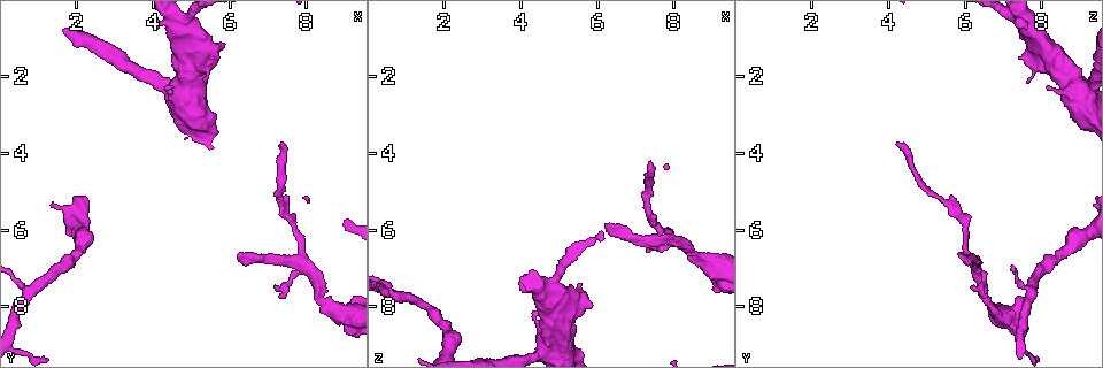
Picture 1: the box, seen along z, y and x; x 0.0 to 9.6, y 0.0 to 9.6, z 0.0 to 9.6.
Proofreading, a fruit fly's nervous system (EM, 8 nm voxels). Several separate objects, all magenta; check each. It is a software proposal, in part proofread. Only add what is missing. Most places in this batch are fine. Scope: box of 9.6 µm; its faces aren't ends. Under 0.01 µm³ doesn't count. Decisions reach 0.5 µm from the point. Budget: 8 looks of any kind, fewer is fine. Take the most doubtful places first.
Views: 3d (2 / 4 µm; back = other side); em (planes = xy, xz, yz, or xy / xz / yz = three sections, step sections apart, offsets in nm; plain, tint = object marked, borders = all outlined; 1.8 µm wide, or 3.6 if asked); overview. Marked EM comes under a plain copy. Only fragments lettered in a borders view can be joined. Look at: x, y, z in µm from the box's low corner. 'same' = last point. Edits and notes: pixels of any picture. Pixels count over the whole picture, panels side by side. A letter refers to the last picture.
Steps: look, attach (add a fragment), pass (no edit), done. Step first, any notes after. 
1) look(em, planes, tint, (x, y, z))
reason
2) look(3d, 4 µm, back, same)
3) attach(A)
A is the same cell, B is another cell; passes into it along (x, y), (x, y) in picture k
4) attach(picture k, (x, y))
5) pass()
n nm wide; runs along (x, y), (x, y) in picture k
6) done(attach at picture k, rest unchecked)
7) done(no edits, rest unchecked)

look(em, xz, step 16, borders, (6.25, 6.65, 5.85))
branch stops here

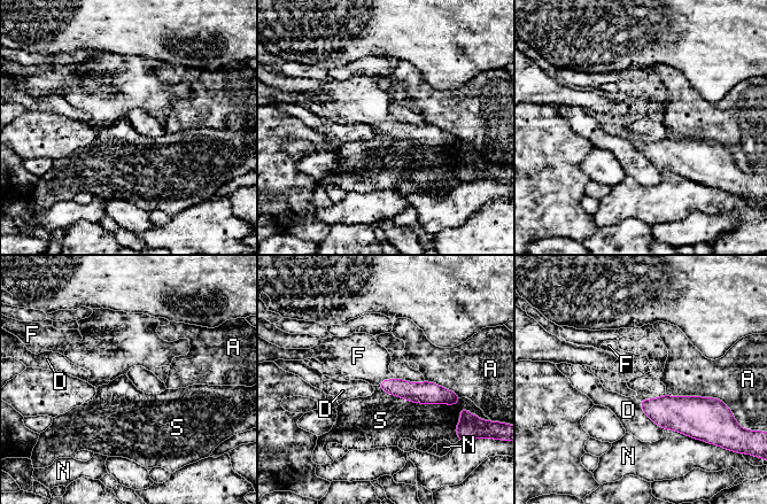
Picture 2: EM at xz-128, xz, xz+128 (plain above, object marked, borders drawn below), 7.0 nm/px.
attach(picture 2, (359, 356))
F is the same cell, A, D, N and S are other cells; passes into it along (418, 393), (386, 380), (359, 356) in picture 2; it goes on there

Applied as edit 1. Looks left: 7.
look(em, planes, borders, (7.35, 3.80, 4.25))
an open end

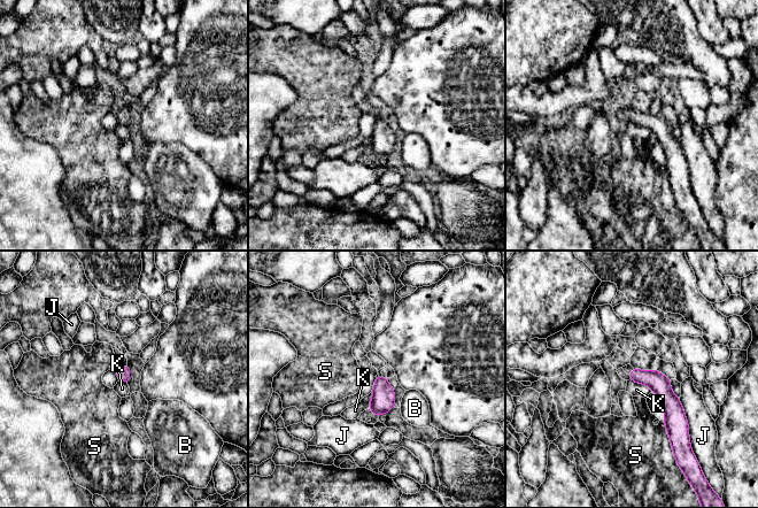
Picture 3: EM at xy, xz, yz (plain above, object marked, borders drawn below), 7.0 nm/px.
pass()
B, J, K and S are other cells; runs along (634, 371), (671, 402), (678, 432) in picture 3; none of them fits

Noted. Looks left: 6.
look(3d, 2 µm, back, (4.05, 0.70, 7.30))
an open end

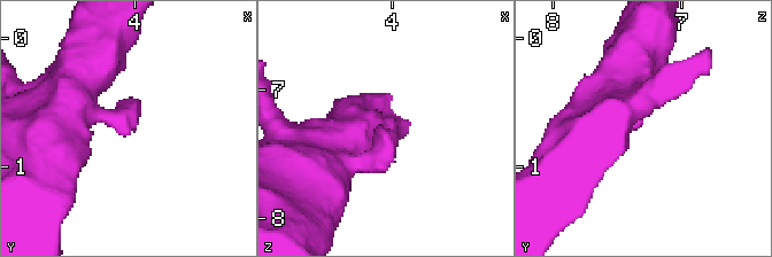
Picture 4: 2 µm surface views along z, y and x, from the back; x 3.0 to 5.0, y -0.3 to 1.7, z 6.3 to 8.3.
look(em, xz, step 16, borders, (4.00, 0.68, 7.38))

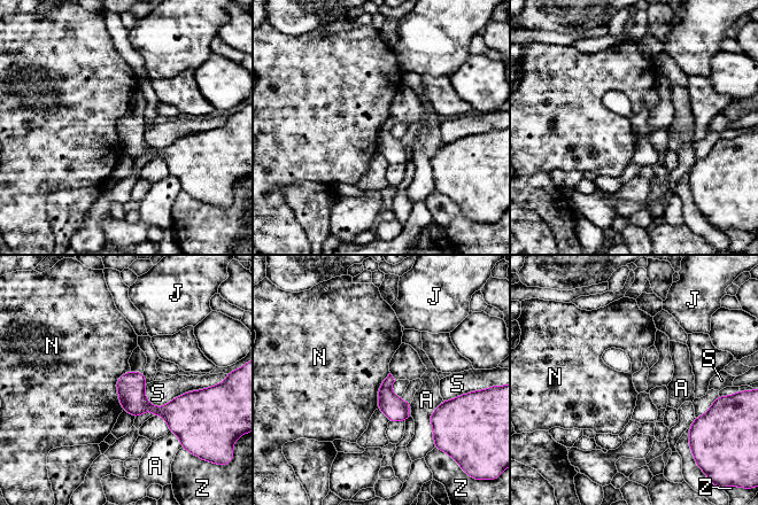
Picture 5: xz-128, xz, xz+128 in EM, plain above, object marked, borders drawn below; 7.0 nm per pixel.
pass()
A, J, N, S and Z are other cells; no lettered fragment goes on from it

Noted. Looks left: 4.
done(attach at picture 2, rest unchecked)

